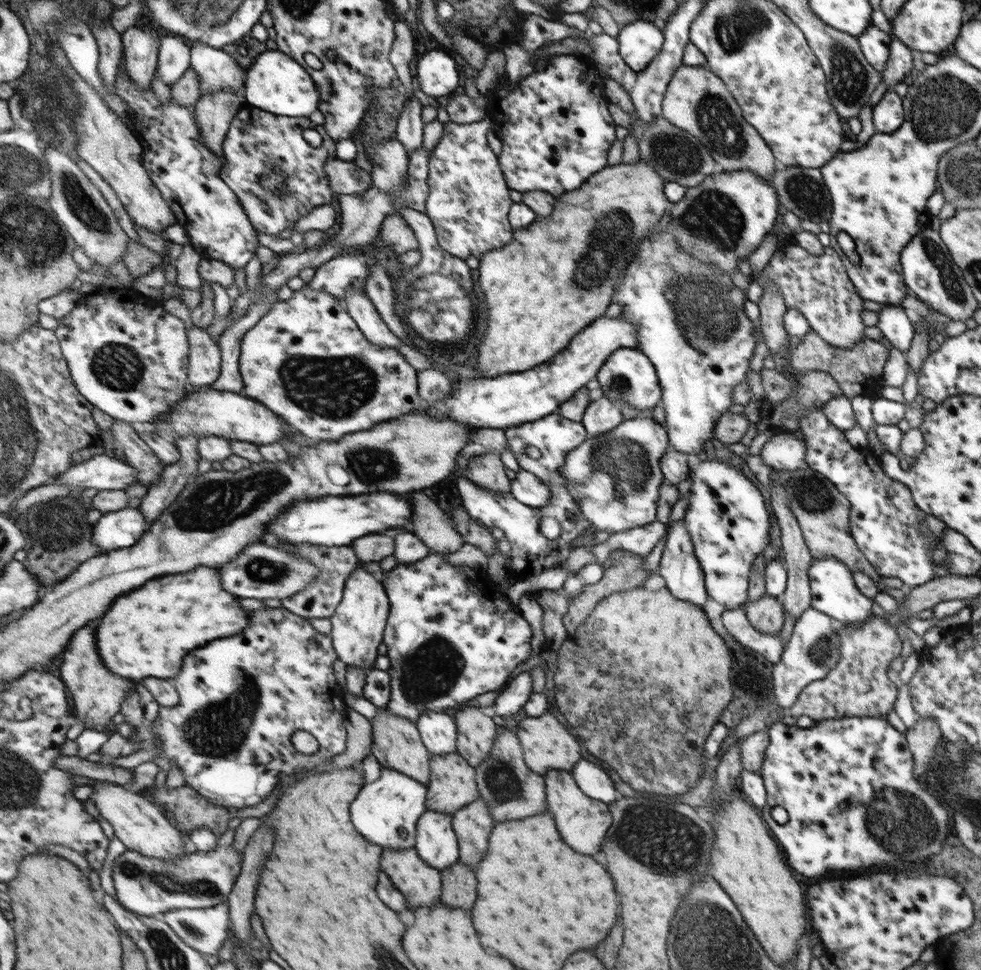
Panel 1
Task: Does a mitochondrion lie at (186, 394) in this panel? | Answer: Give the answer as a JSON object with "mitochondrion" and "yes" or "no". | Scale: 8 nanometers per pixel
{"mitochondrion":"no"}

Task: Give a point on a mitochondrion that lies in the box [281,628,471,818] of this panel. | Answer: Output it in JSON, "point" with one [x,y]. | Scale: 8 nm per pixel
{"point":[432,668]}

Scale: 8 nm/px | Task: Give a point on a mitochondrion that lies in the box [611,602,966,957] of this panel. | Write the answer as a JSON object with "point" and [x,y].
{"point":[896,821]}

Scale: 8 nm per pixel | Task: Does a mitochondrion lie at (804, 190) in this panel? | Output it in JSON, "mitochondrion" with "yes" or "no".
{"mitochondrion":"yes"}

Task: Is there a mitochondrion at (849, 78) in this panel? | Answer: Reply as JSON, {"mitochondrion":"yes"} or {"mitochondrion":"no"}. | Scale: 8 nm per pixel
{"mitochondrion":"yes"}

